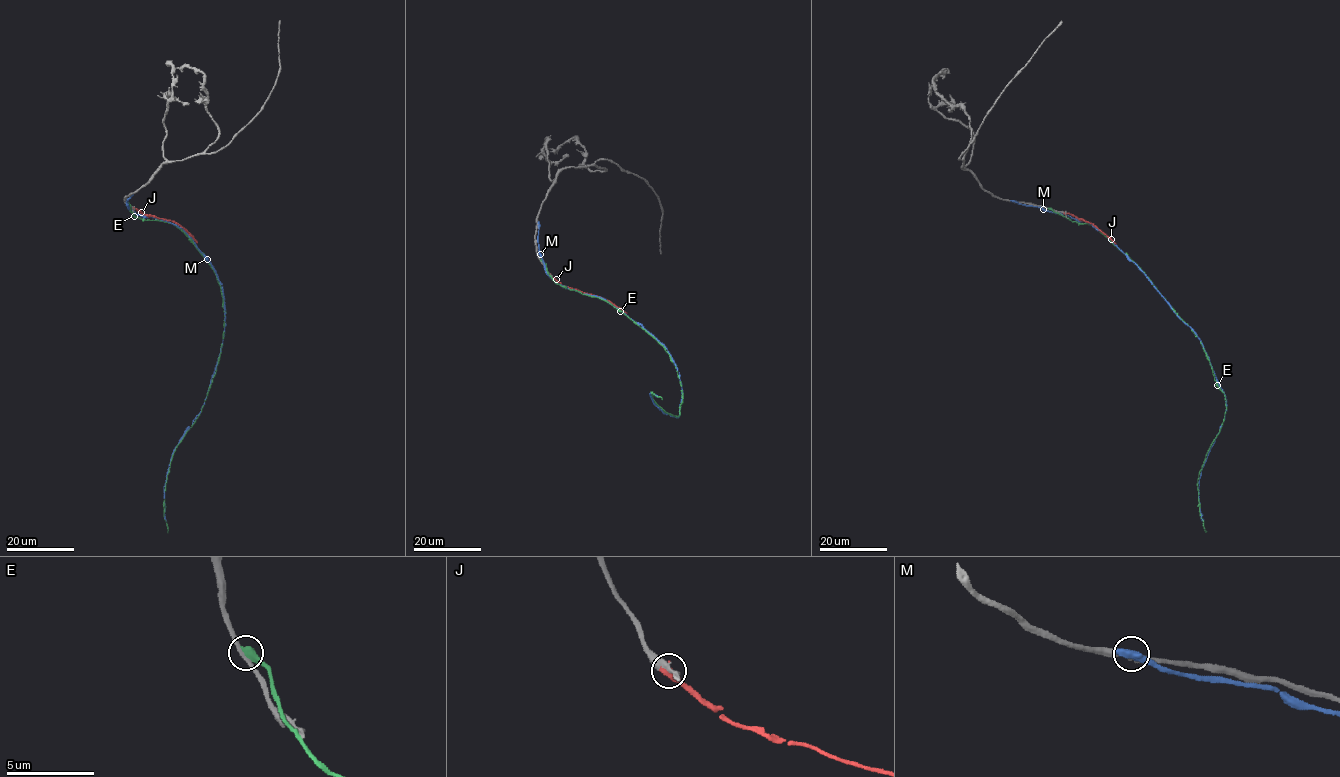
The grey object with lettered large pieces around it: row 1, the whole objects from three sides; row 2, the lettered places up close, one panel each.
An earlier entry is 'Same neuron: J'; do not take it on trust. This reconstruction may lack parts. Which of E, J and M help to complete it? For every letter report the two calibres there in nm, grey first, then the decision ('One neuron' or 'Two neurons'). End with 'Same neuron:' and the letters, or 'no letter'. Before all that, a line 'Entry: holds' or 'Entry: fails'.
Entry: holds
E: Thickness 280 nm (grey) against 500 nm. Two neurons
J: Thickness 360 nm (grey) against 460 nm. One neuron
M: Thickness 320 nm (grey) against 600 nm. Two neurons
Same neuron: J

